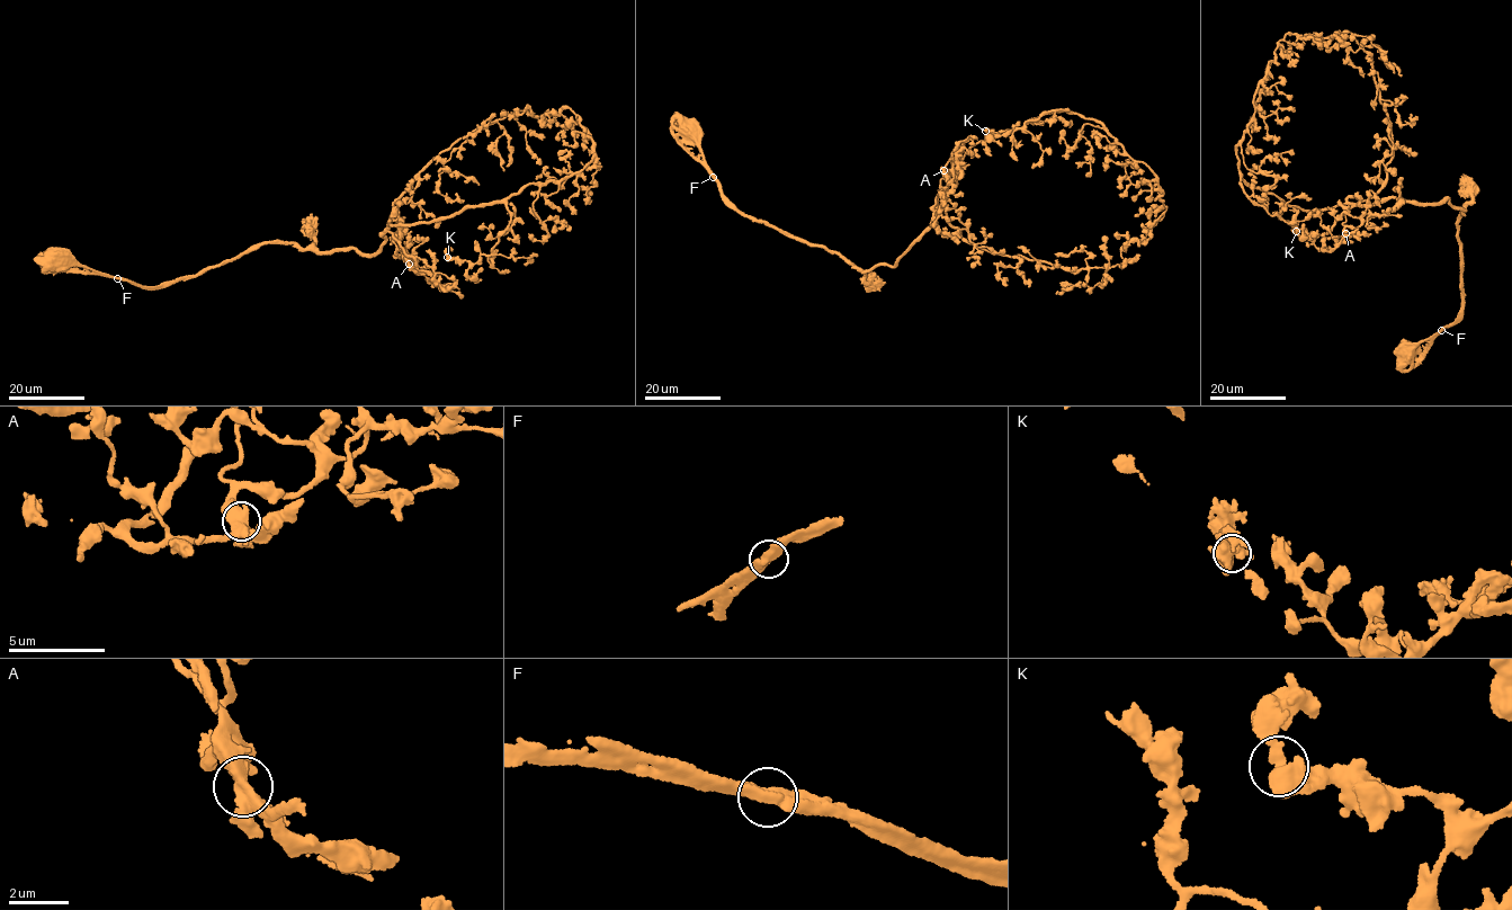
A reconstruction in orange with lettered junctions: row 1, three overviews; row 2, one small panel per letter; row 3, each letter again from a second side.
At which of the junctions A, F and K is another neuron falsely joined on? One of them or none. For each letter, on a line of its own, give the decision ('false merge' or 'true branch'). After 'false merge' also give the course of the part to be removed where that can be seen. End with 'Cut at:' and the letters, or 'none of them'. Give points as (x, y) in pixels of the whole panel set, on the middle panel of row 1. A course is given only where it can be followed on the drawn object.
A: true branch
F: true branch
K: true branch
Cut at: none of them

